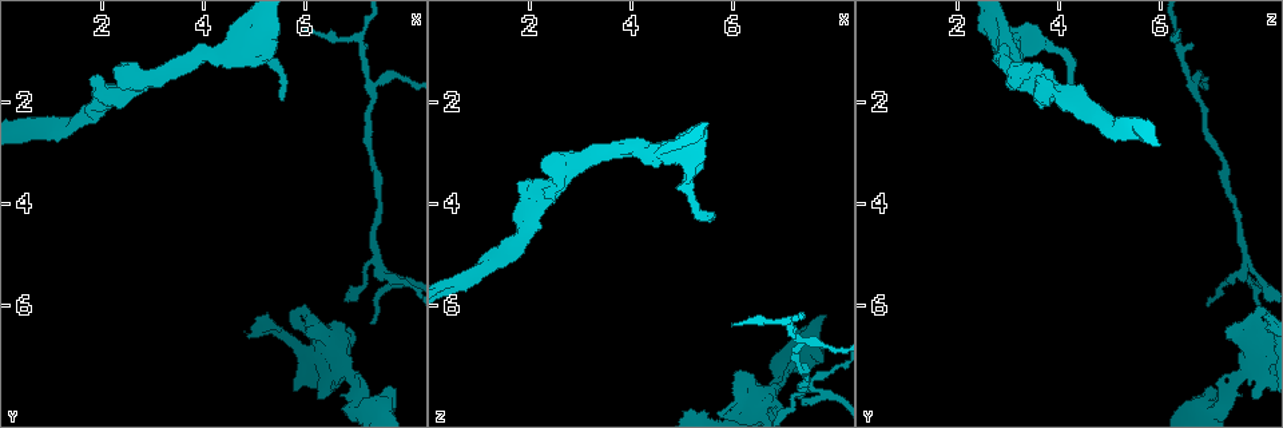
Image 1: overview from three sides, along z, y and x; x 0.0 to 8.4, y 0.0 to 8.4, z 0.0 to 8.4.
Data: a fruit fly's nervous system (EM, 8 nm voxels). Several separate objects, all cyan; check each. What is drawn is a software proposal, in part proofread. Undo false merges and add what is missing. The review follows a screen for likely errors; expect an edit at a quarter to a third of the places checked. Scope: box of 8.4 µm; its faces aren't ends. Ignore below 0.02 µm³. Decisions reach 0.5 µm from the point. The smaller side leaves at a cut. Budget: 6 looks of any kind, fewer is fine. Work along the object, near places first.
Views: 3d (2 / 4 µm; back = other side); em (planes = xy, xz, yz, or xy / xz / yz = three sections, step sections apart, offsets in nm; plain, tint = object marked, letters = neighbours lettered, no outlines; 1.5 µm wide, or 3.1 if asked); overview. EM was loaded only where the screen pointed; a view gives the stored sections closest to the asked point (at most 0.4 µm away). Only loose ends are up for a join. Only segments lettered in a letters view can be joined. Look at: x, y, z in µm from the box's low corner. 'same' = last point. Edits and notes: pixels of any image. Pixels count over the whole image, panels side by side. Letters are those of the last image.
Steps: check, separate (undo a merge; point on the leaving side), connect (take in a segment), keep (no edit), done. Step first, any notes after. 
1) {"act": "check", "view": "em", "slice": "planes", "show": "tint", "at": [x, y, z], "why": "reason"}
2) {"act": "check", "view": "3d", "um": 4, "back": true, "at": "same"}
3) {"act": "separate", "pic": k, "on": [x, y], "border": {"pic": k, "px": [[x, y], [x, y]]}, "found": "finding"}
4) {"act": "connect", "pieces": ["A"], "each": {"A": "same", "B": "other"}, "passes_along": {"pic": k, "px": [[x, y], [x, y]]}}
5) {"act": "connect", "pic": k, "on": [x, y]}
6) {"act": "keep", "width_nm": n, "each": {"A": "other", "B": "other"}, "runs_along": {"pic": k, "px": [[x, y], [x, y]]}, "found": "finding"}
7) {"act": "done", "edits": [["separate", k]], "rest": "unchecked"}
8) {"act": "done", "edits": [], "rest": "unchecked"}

{"act": "check", "view": "em", "slice": "planes", "show": "letters", "at": [5.55, 2.00, 4.40], "why": "free end"}

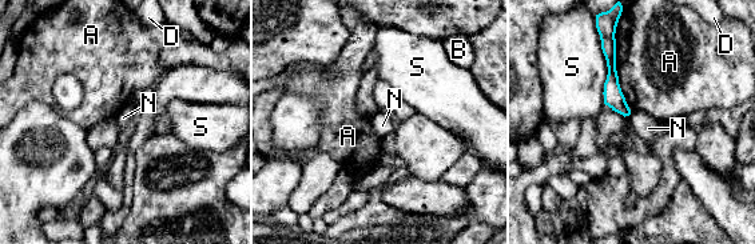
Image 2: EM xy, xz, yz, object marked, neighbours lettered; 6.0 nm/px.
{"act": "keep", "width_nm": 110, "each": {"A": "other", "B": "other", "D": "other", "N": "other", "S": "other"}, "border": {"pic": 2, "px": [[631, 111], [628, 115]]}, "found": "none of them fits"}

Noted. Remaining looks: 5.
{"act": "check", "view": "em", "slice": "planes", "show": "tint", "at": [7.45, 5.25, 7.65], "why": "four or more arms meet"}

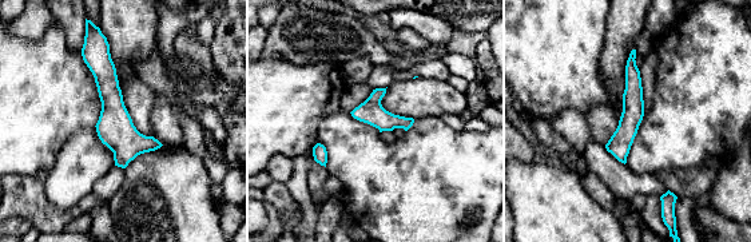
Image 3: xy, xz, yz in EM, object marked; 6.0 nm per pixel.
{"act": "check", "view": "em", "slice": "planes", "show": "letters", "at": "same"}

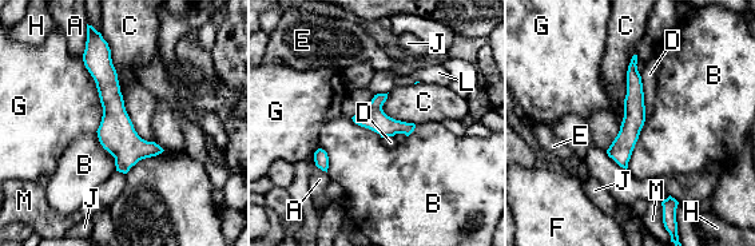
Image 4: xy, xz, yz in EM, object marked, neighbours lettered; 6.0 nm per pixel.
{"act": "keep", "longest_contact_nm": ["G", 460], "each": {"A": "other", "B": "other", "C": "other", "D": "other", "E": "other", "F": "other", "G": "other", "H": "other", "J": "other", "L": "other", "M": "other"}, "found": "one neuron here"}

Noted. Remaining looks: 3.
{"act": "check", "view": "em", "slice": "xy", "step": 4, "show": "tint", "at": [6.90, 7.50, 7.50], "why": "abrupt turn"}

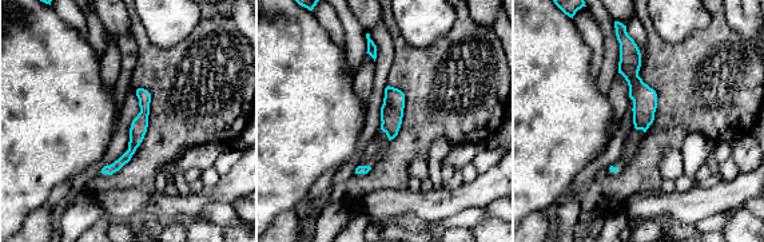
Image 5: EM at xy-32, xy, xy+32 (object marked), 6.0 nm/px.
{"act": "check", "view": "em", "slice": "planes", "show": "tint", "at": "same", "why": "another direction"}

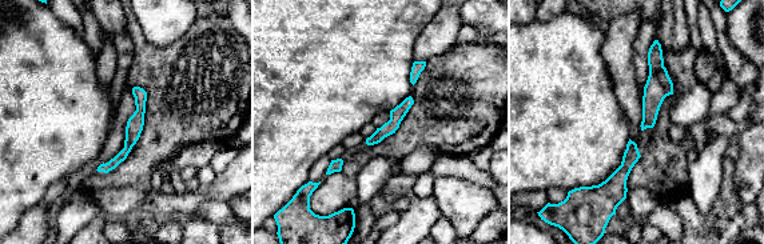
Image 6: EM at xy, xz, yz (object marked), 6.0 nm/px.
{"act": "check", "view": "em", "slice": "planes", "show": "letters", "at": "same"}

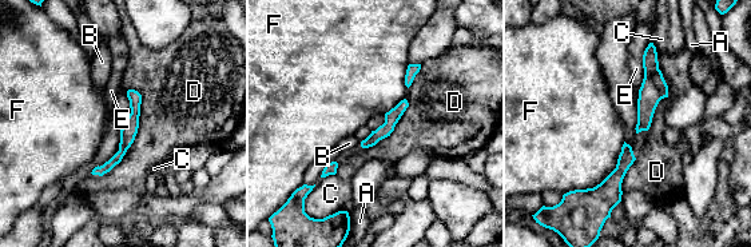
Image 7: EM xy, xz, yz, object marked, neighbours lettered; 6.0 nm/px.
{"act": "keep", "each": {"A": "other", "B": "other", "C": "other", "D": "other", "E": "other", "F": "other"}, "border": {"pic": 7, "px": [[650, 42], [636, 100]]}, "found": "continuous, no second neuron"}

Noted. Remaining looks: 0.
{"act": "done", "edits": [], "rest": "unchecked"}

